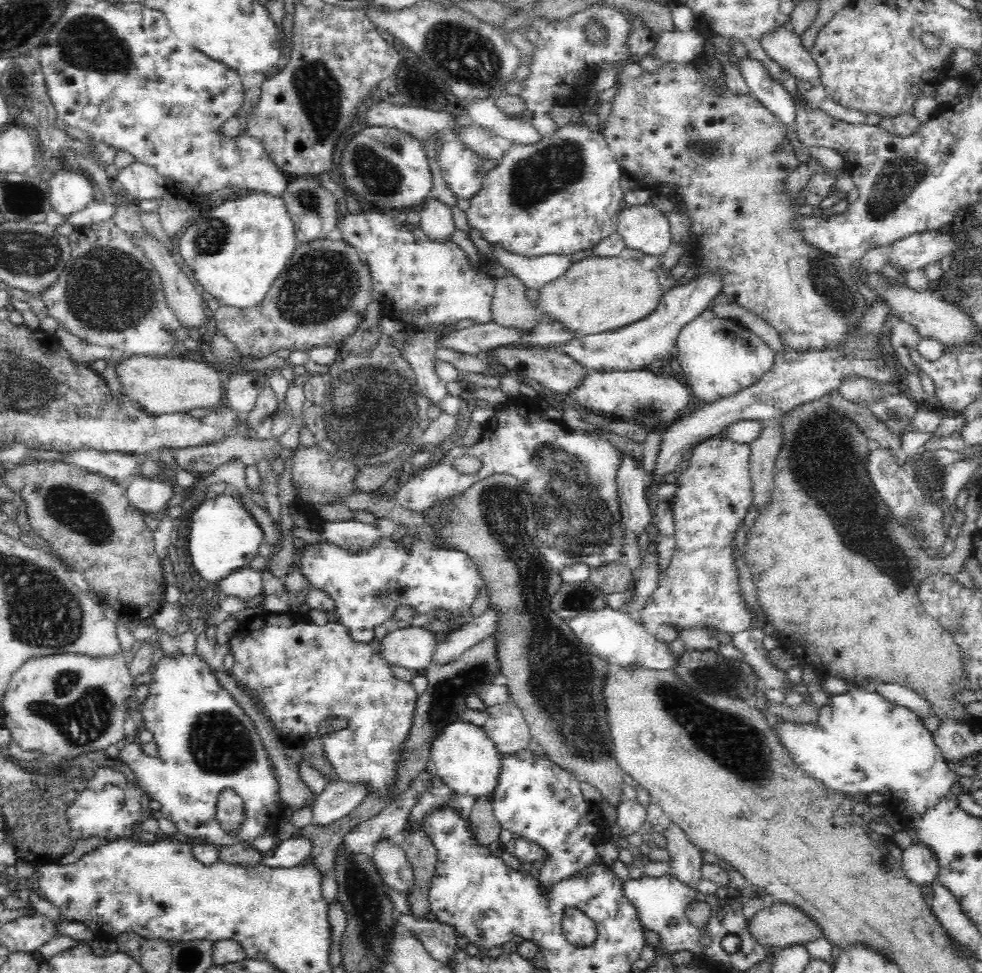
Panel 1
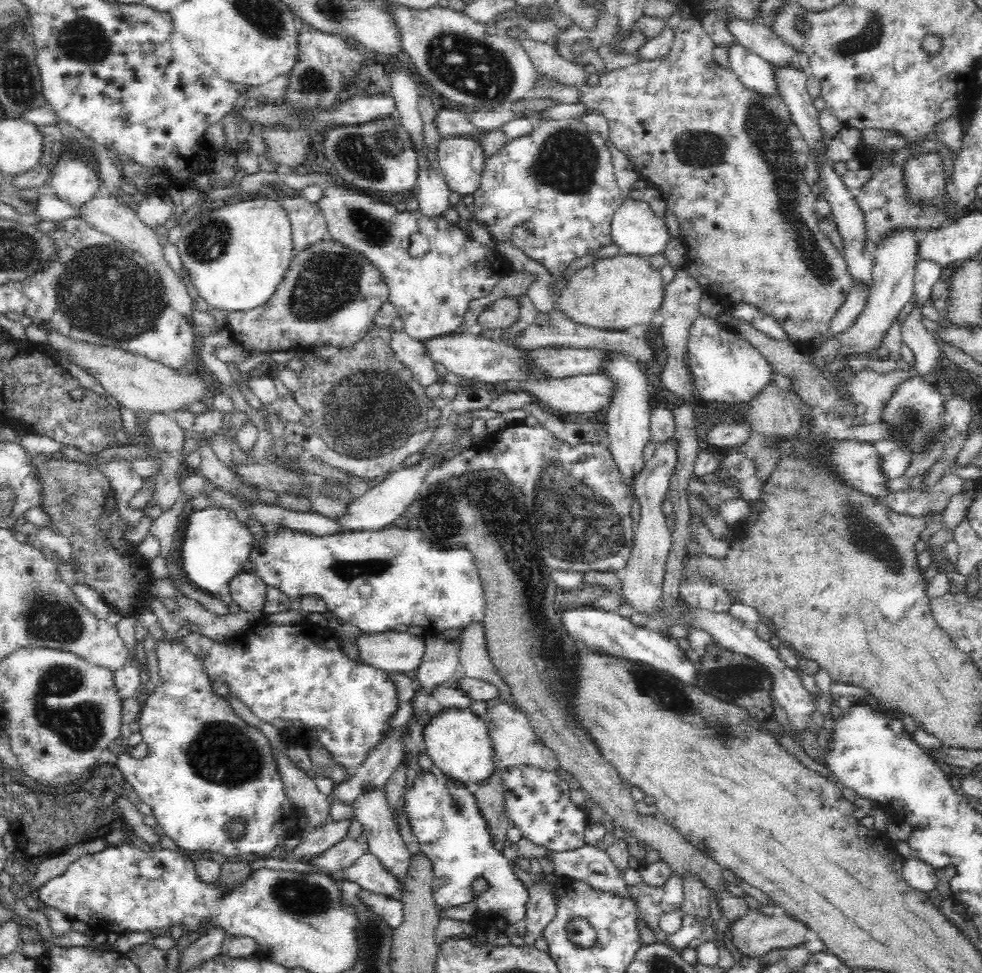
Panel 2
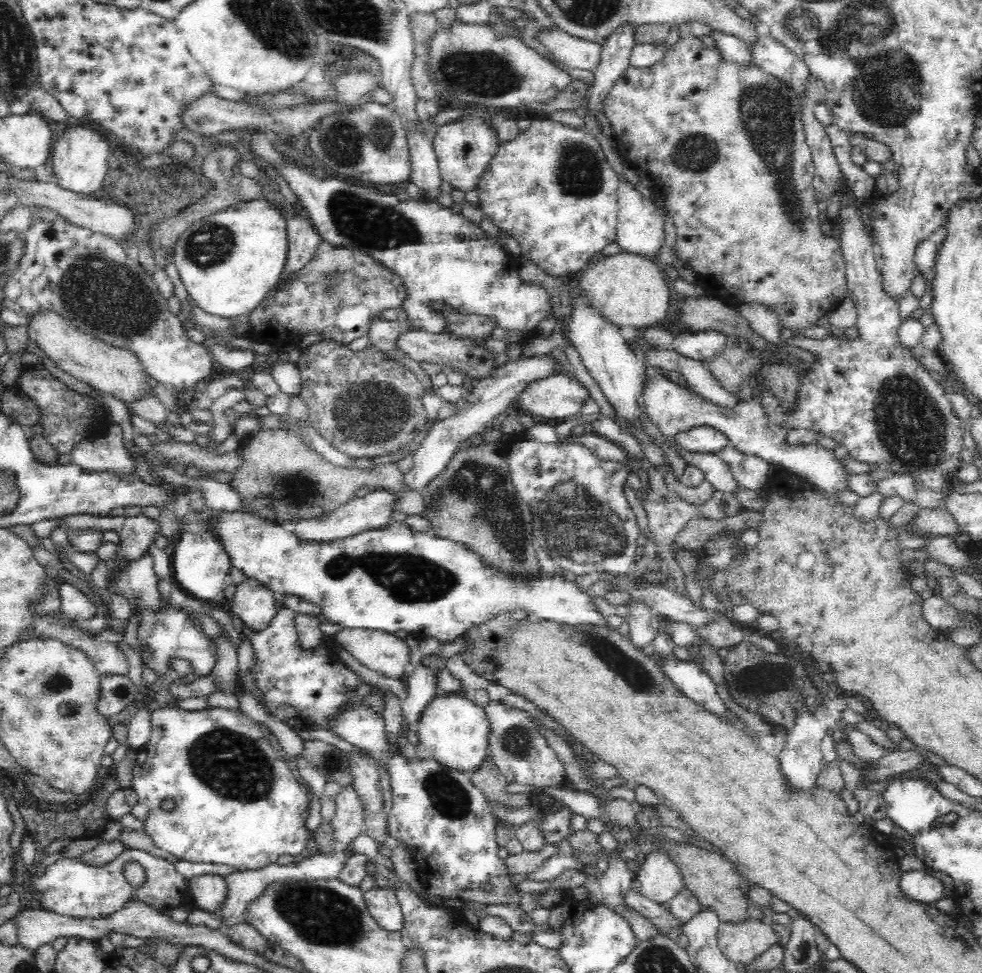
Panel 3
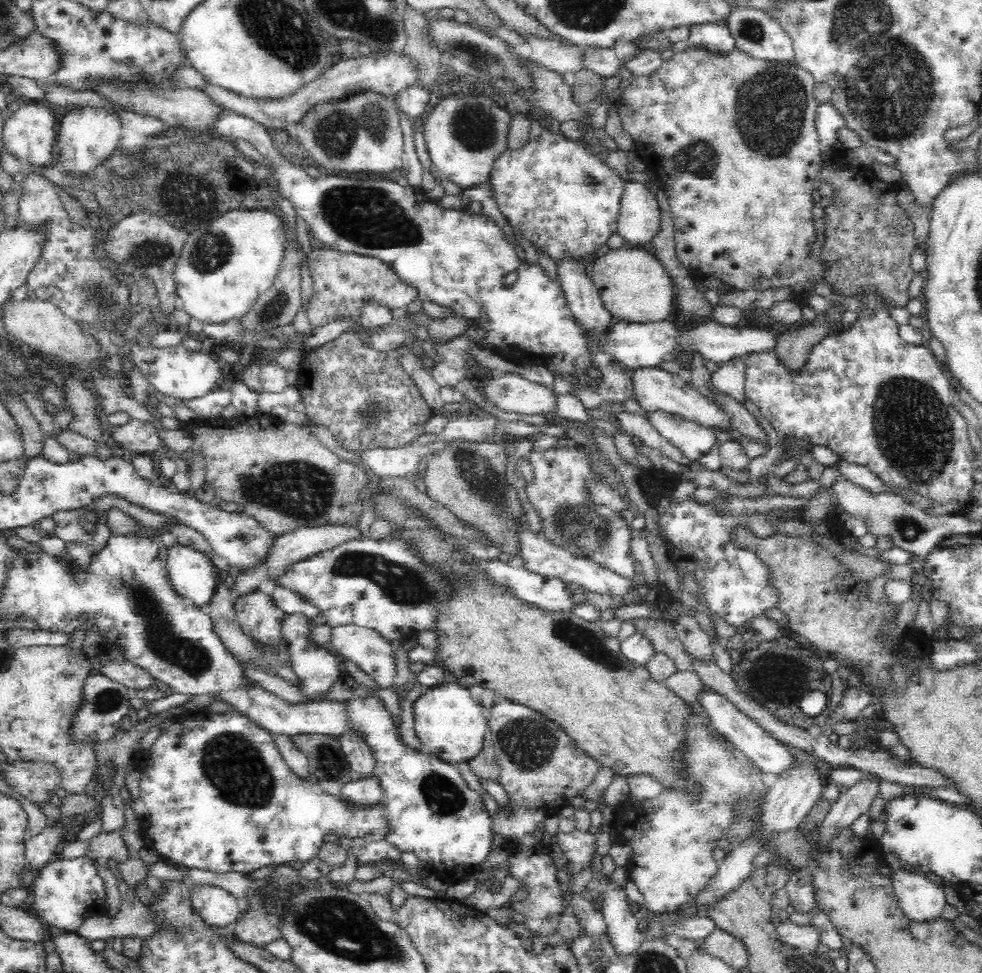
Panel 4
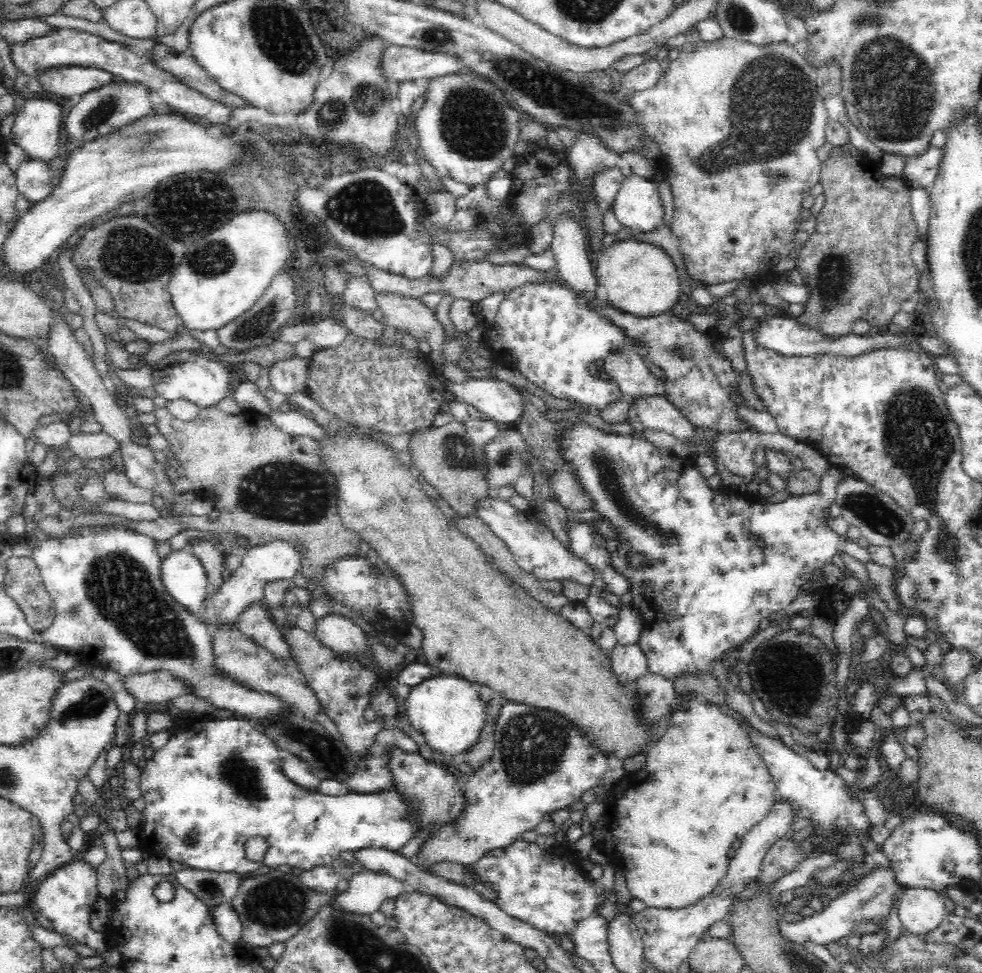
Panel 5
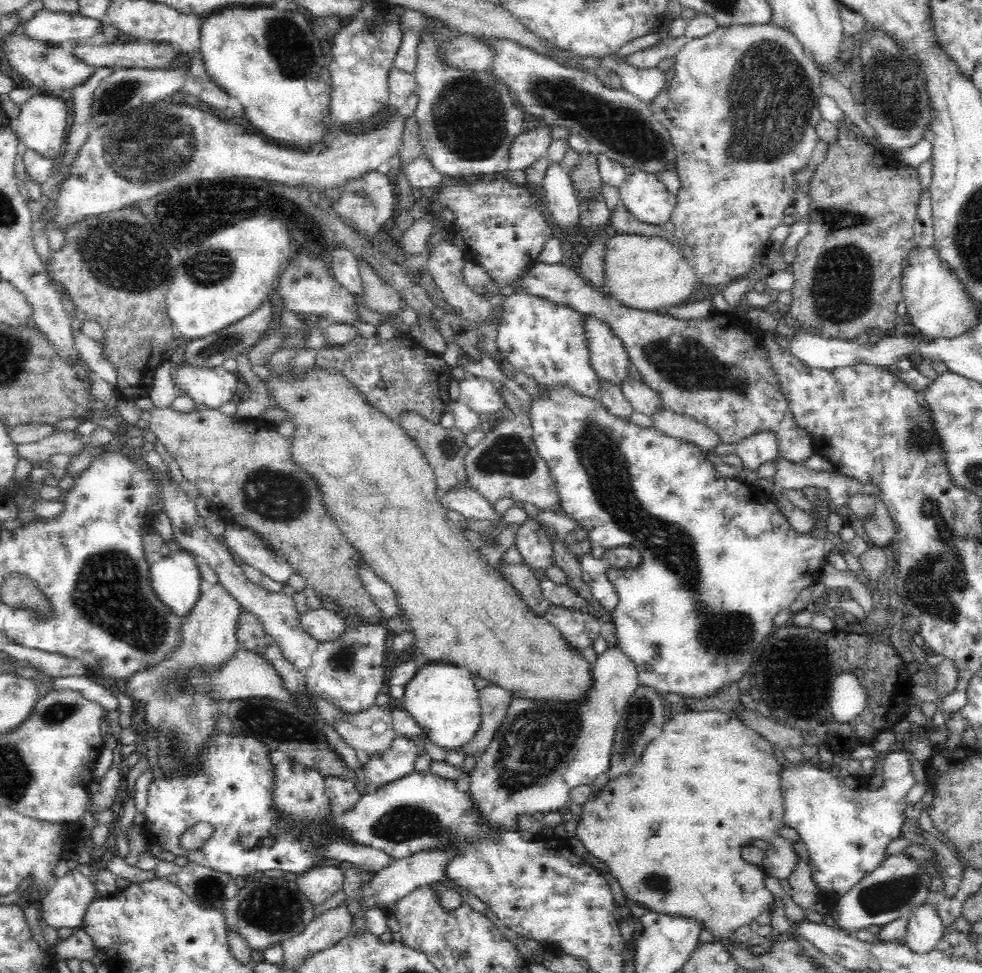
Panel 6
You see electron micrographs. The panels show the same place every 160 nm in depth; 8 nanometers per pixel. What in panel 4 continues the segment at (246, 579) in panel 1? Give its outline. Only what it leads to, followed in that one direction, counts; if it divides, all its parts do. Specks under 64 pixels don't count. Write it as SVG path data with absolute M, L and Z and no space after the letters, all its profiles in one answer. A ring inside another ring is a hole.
M258 589L238 595L234 599L235 619L251 638L262 643L277 643L284 611L275 604L272 596Z

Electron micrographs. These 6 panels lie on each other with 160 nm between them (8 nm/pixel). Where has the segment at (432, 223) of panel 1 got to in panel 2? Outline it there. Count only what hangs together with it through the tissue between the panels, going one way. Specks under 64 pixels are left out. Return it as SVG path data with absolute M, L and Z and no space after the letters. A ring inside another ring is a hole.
M425 166L418 168L418 184L416 195L419 202L419 211L432 220L432 218L444 218L444 214L452 208L448 201L451 190L440 172L434 172Z

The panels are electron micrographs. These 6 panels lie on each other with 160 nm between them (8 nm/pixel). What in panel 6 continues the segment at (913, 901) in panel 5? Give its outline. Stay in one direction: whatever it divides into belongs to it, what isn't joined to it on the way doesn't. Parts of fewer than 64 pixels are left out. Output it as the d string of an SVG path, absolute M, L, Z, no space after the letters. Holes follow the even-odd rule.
M922 901L907 912L905 942L912 951L926 952L936 948L945 930L942 918L932 902Z

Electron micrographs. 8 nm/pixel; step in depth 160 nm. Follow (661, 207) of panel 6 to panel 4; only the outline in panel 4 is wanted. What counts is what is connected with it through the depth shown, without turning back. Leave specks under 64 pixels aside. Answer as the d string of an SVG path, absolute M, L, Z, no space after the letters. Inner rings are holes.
M625 182L618 214L617 233L629 248L650 246L660 232L660 206L646 185Z

